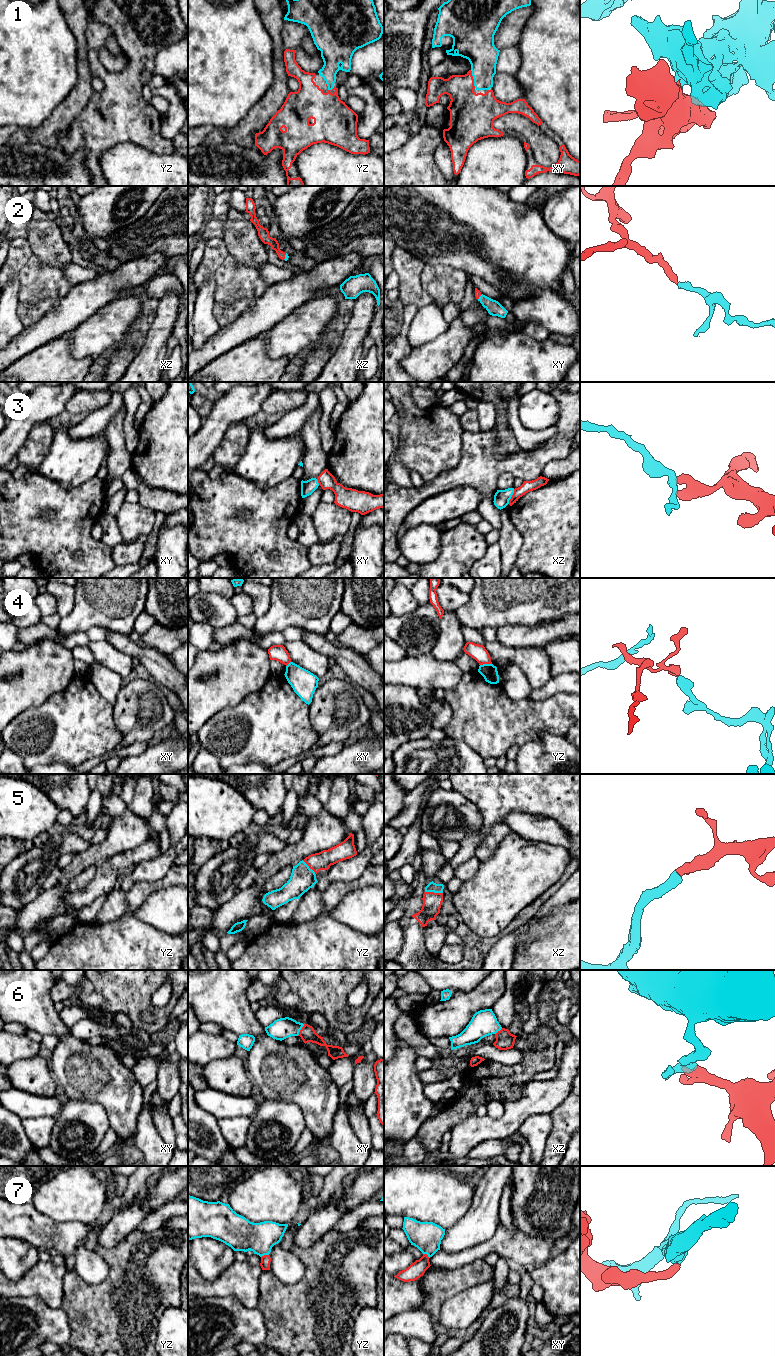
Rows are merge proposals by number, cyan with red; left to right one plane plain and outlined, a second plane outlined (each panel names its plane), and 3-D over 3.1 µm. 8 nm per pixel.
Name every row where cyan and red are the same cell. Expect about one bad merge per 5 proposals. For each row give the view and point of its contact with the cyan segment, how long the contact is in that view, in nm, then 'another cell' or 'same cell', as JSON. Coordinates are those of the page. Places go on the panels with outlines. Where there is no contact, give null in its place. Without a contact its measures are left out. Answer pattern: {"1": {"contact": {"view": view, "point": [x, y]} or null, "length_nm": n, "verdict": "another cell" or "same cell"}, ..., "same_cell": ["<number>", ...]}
{"1": {"contact": {"view": "xy", "point": [473, 78]}, "length_nm": 150, "verdict": "same cell"}, "2": {"contact": {"view": "xz", "point": [285, 256]}, "length_nm": 60, "verdict": "same cell"}, "3": {"contact": {"view": "xz", "point": [511, 496]}, "length_nm": 130, "verdict": "another cell"}, "4": {"contact": {"view": "yz", "point": [485, 664]}, "length_nm": 100, "verdict": "another cell"}, "5": {"contact": {"view": "xz", "point": [434, 892]}, "length_nm": 140, "verdict": "same cell"}, "6": {"contact": {"view": "xy", "point": [300, 1029]}, "length_nm": 110, "verdict": "same cell"}, "7": {"contact": {"view": "yz", "point": [264, 1254]}, "length_nm": 70, "verdict": "same cell"}, "same_cell": ["1", "2", "5", "6", "7"]}

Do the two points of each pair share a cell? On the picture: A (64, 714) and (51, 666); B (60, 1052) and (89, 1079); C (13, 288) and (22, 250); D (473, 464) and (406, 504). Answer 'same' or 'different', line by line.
A: different
B: same
C: different
D: same

